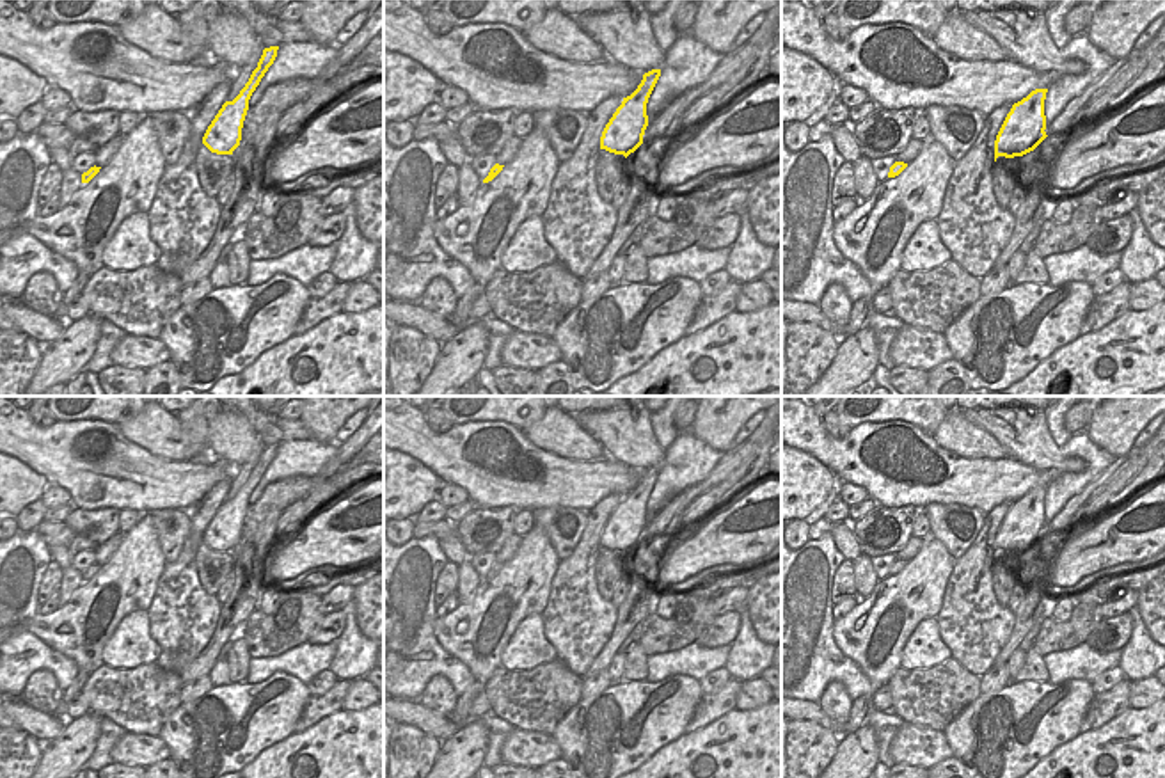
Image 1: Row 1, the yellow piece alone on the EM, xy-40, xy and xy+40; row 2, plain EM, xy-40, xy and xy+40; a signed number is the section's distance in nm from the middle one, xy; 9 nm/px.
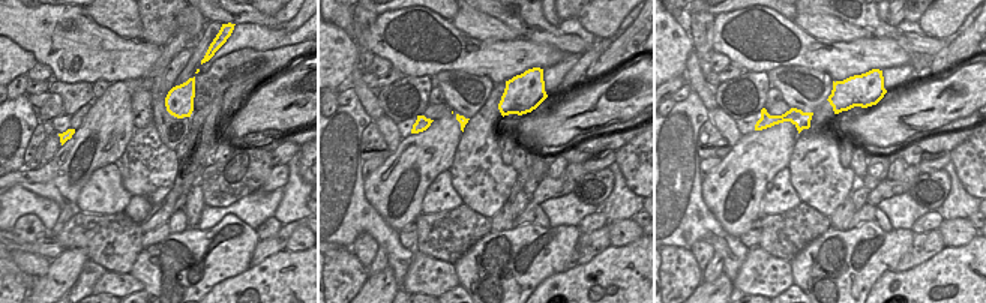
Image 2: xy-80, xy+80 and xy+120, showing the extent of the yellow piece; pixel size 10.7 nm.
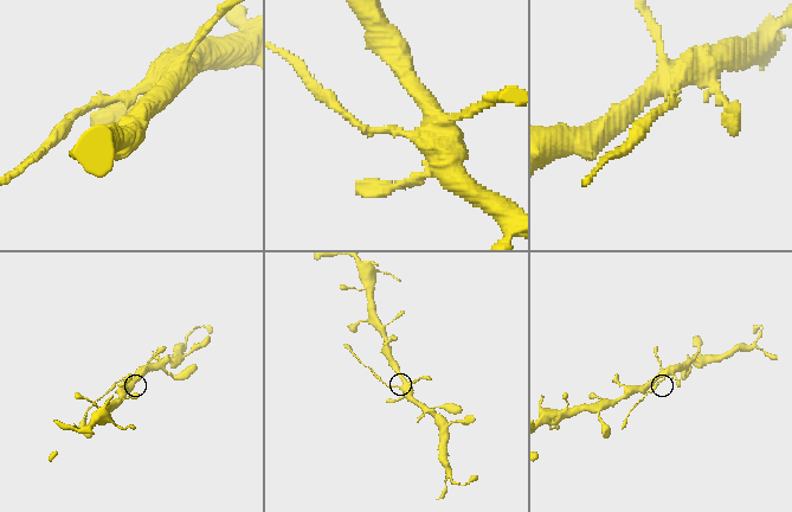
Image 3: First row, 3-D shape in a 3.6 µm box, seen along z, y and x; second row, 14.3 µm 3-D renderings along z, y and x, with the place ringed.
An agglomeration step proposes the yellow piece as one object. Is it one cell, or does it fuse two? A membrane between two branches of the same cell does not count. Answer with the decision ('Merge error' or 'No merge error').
Merge error.

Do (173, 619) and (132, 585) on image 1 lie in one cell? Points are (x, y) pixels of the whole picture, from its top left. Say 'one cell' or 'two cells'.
two cells

